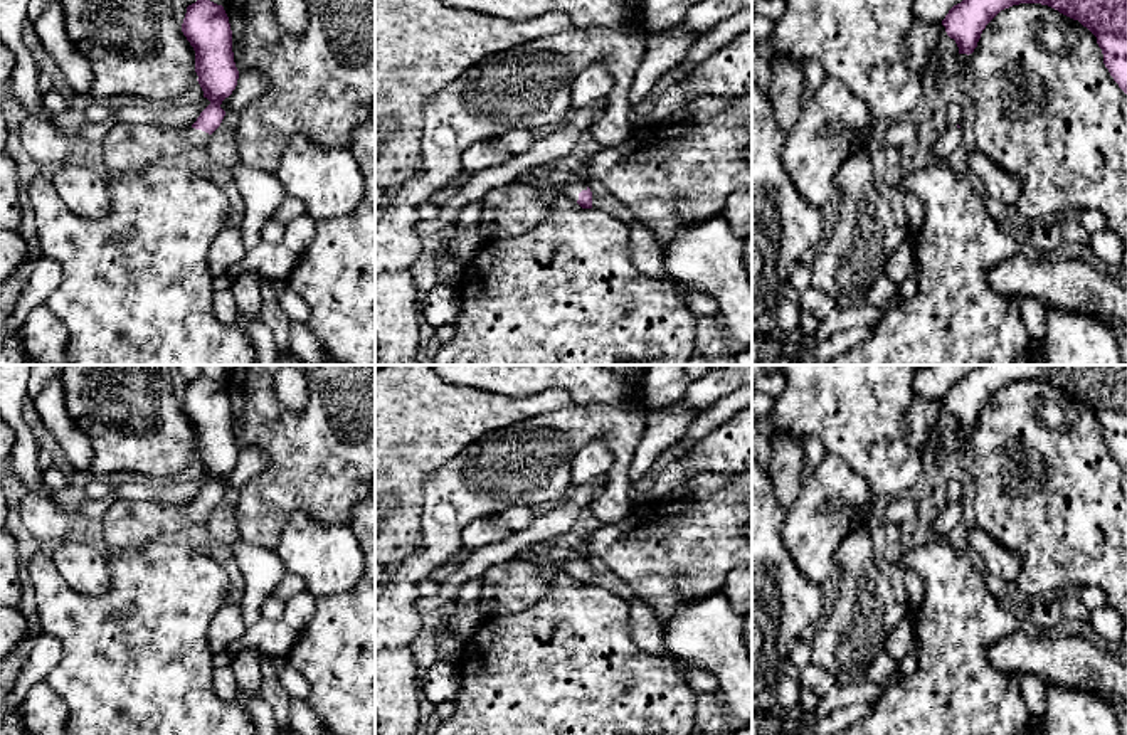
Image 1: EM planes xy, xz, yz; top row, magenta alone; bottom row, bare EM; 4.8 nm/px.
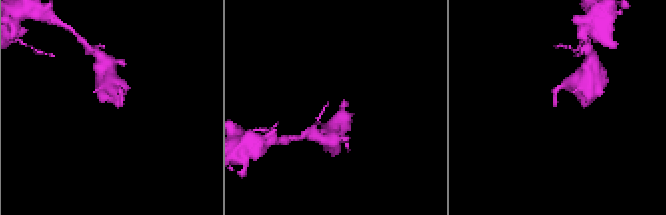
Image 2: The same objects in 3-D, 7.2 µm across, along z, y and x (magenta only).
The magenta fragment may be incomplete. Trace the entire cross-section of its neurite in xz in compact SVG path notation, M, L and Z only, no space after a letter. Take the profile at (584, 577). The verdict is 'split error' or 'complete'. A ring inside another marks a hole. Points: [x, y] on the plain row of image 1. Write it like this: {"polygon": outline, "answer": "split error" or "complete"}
{"polygon": "M525 553L488 568L481 575L479 611L483 617L533 605L547 594L558 574L569 574L582 585L592 585L592 568L587 557L570 558L552 568L532 563Z", "answer": "split error"}

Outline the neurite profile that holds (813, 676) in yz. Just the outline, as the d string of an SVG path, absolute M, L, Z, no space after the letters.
M812 663L801 668L797 679L801 686L811 688L819 700L836 686L834 676Z

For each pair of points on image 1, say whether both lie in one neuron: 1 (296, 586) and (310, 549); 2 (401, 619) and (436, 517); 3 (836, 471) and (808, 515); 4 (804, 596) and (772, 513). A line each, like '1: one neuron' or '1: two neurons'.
1: two neurons
2: one neuron
3: one neuron
4: one neuron

